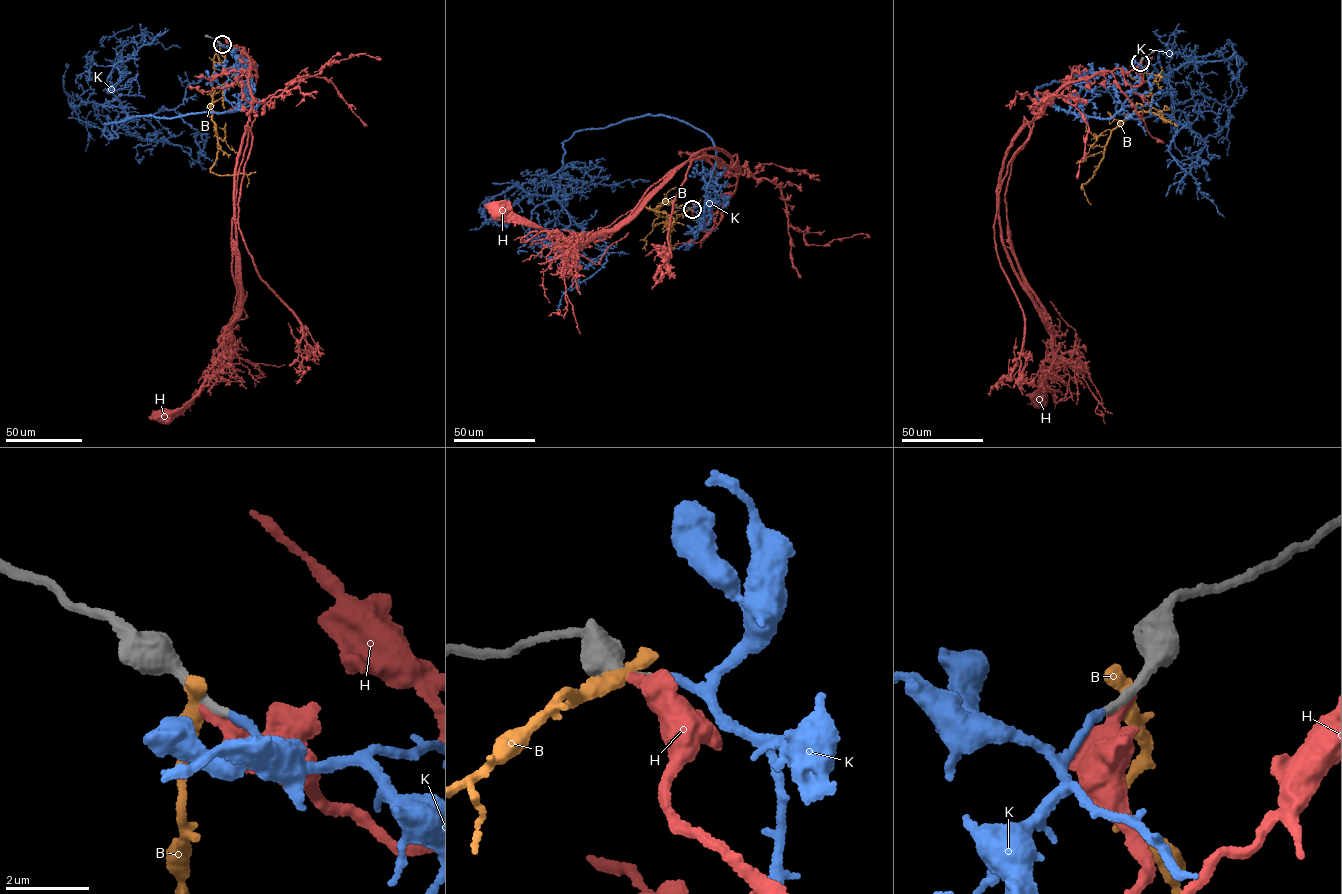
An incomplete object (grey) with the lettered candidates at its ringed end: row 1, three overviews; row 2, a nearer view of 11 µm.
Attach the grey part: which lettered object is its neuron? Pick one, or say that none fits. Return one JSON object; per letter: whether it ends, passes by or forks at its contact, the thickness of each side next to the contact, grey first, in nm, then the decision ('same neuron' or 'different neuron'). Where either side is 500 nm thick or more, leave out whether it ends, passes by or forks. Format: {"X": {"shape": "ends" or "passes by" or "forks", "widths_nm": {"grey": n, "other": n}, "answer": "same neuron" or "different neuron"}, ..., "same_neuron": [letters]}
{"B": {"shape": "ends", "widths_nm": {"grey": 320, "other": 440}, "answer": "different neuron"}, "H": {"shape": "ends", "widths_nm": {"grey": 260, "other": 360}, "answer": "different neuron"}, "K": {"shape": "ends", "widths_nm": {"grey": 200, "other": 190}, "answer": "same neuron"}, "same_neuron": ["K"]}

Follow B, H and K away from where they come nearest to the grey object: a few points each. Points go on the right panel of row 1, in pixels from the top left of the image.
B: (1141, 61), (1144, 71), (1157, 76), (1151, 108), (1111, 131), (1098, 168), (1081, 184), (1091, 204)
H: (1141, 61), (1139, 74), (1117, 68), (1069, 82), (1011, 163), (1010, 239), (1051, 332), (1052, 369), (1038, 396)
K: (1140, 61), (1110, 118), (1035, 92), (1132, 119), (1170, 115), (1188, 62), (1233, 54), (1231, 82)

